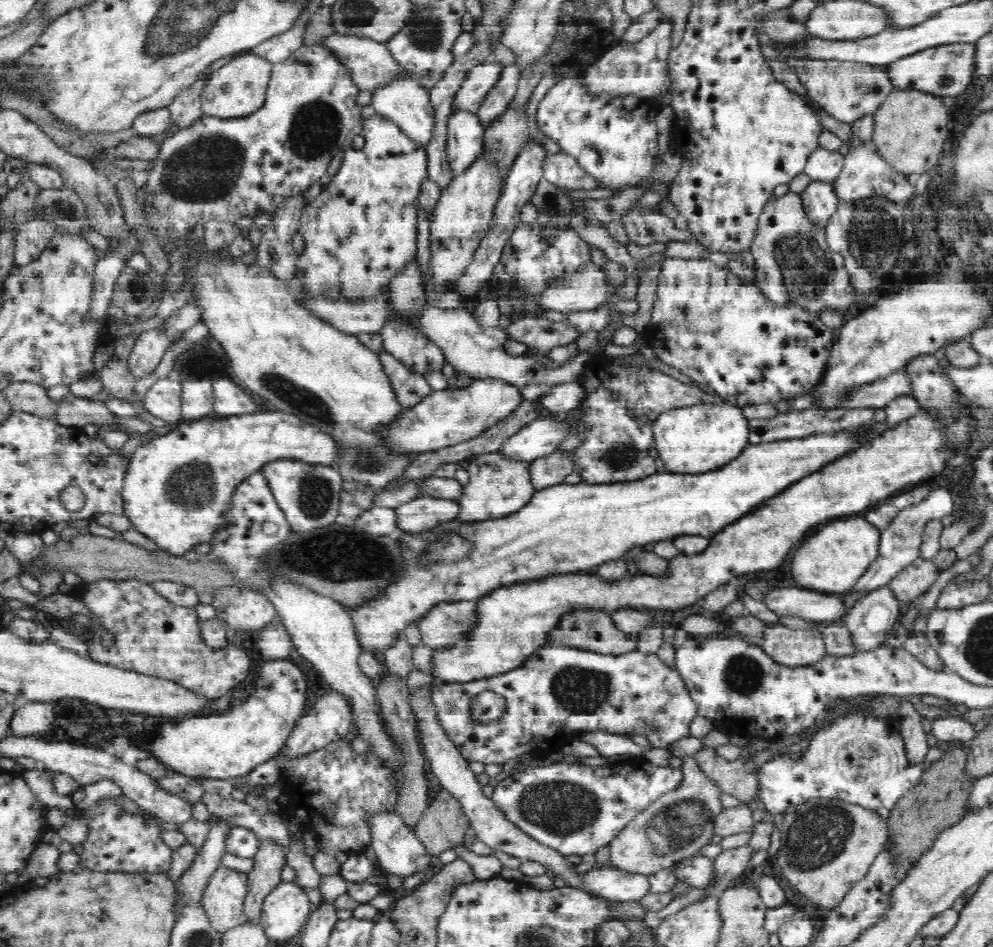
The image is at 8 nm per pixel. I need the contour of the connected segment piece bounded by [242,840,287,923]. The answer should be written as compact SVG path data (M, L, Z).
M273 841L261 842L253 856L254 868L247 873L248 894L245 898L242 921L259 923L264 899L282 882L282 868L287 865L284 848Z

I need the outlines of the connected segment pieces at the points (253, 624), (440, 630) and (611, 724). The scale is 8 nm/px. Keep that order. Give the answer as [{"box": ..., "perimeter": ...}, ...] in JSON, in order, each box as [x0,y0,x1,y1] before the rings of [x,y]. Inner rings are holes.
[{"box":[211,587,276,632],"perimeter":[[[230,587],[217,593],[211,604],[229,628],[238,632],[260,630],[276,618],[276,608],[256,591]]]},{"box":[417,601,476,651],"perimeter":[[[458,601],[452,605],[443,603],[432,608],[417,624],[421,642],[436,651],[465,640],[475,623],[476,612],[476,601]]]},{"box":[431,645,697,764],"perimeter":[[[564,645],[556,646],[544,646],[540,647],[534,655],[530,656],[526,660],[524,667],[519,668],[516,671],[508,672],[507,675],[498,675],[494,679],[479,680],[478,682],[468,684],[444,684],[440,688],[431,692],[431,699],[436,705],[437,719],[442,730],[448,735],[448,738],[454,743],[454,746],[458,748],[460,754],[469,762],[483,762],[486,764],[503,764],[512,758],[516,758],[521,754],[532,752],[557,752],[560,751],[564,740],[570,740],[576,735],[584,731],[606,731],[610,734],[640,734],[640,736],[646,736],[648,742],[653,748],[669,748],[673,742],[690,736],[689,728],[690,723],[694,720],[694,716],[697,714],[696,703],[693,702],[692,696],[689,695],[688,689],[685,688],[684,680],[678,675],[675,668],[672,666],[666,666],[664,662],[660,661],[660,658],[656,653],[644,654],[637,648],[634,651],[627,652],[624,655],[605,655],[594,651],[584,651],[574,647],[565,647]],[[484,690],[492,690],[500,696],[504,696],[506,700],[506,711],[497,720],[491,721],[488,724],[474,723],[472,719],[472,713],[470,713],[470,703],[472,698]]]}]

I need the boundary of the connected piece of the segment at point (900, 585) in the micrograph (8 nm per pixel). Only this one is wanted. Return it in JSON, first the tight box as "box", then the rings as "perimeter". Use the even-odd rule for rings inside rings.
{"box":[888,558,940,606],"perimeter":[[[918,558],[888,582],[895,598],[904,606],[924,594],[939,578],[940,570],[933,563]]]}

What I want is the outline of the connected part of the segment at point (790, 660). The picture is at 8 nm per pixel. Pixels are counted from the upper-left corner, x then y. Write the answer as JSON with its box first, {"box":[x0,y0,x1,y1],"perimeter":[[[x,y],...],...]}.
{"box":[760,624,828,668],"perimeter":[[[768,624],[760,645],[773,662],[786,668],[811,667],[828,655],[824,639],[817,628],[794,630],[782,624]]]}

